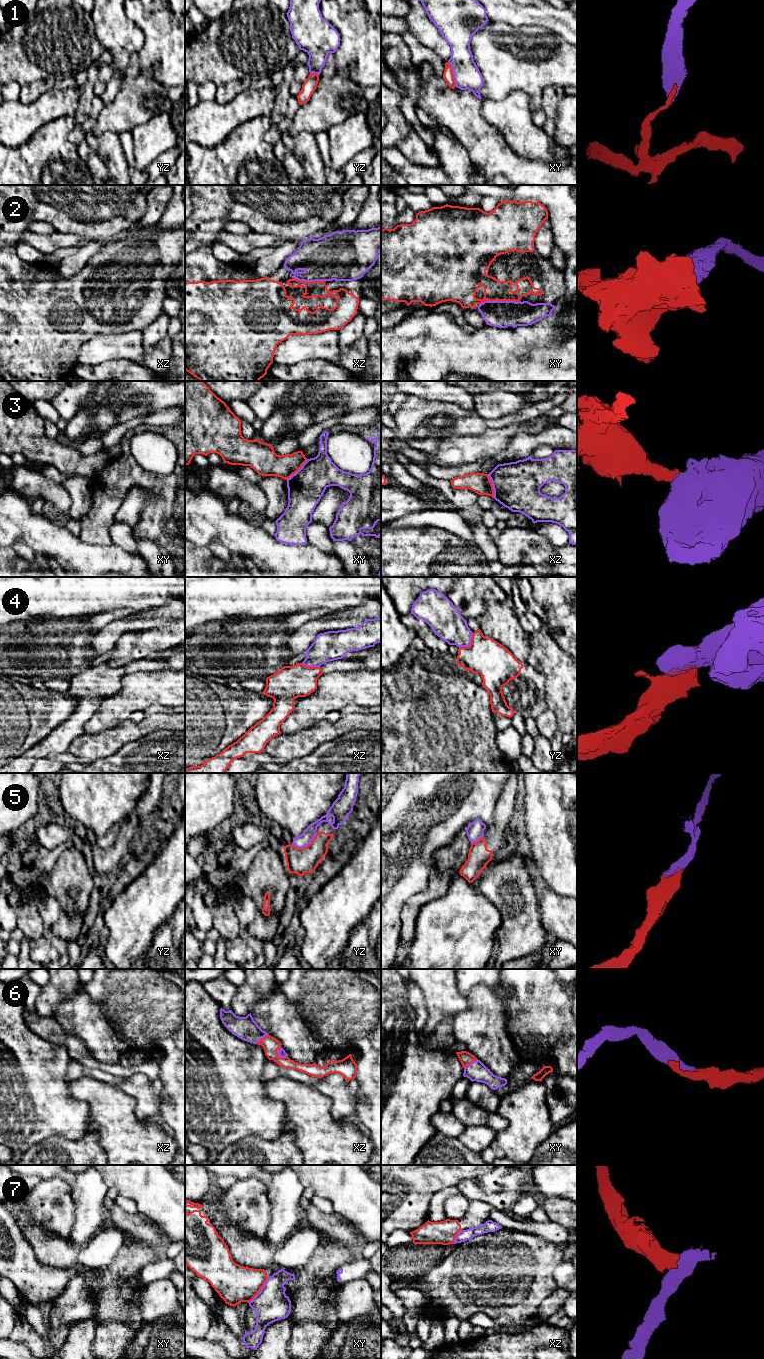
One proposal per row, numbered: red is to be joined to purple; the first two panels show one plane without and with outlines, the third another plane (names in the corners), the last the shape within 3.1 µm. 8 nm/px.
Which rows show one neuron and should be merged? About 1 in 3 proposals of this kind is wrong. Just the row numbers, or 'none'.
2, 6

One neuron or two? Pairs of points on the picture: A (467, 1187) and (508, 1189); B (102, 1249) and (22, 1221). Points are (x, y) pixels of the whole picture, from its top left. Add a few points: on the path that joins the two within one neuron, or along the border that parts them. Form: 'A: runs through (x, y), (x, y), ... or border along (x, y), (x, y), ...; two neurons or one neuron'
A: runs through (477, 1188), (498, 1188); one neuron
B: runs through (82, 1253), (58, 1253), (52, 1251), (42, 1241); one neuron

